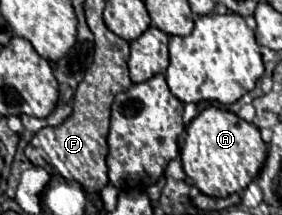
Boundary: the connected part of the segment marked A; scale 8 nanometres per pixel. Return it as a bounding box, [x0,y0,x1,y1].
[180,106,266,198]

